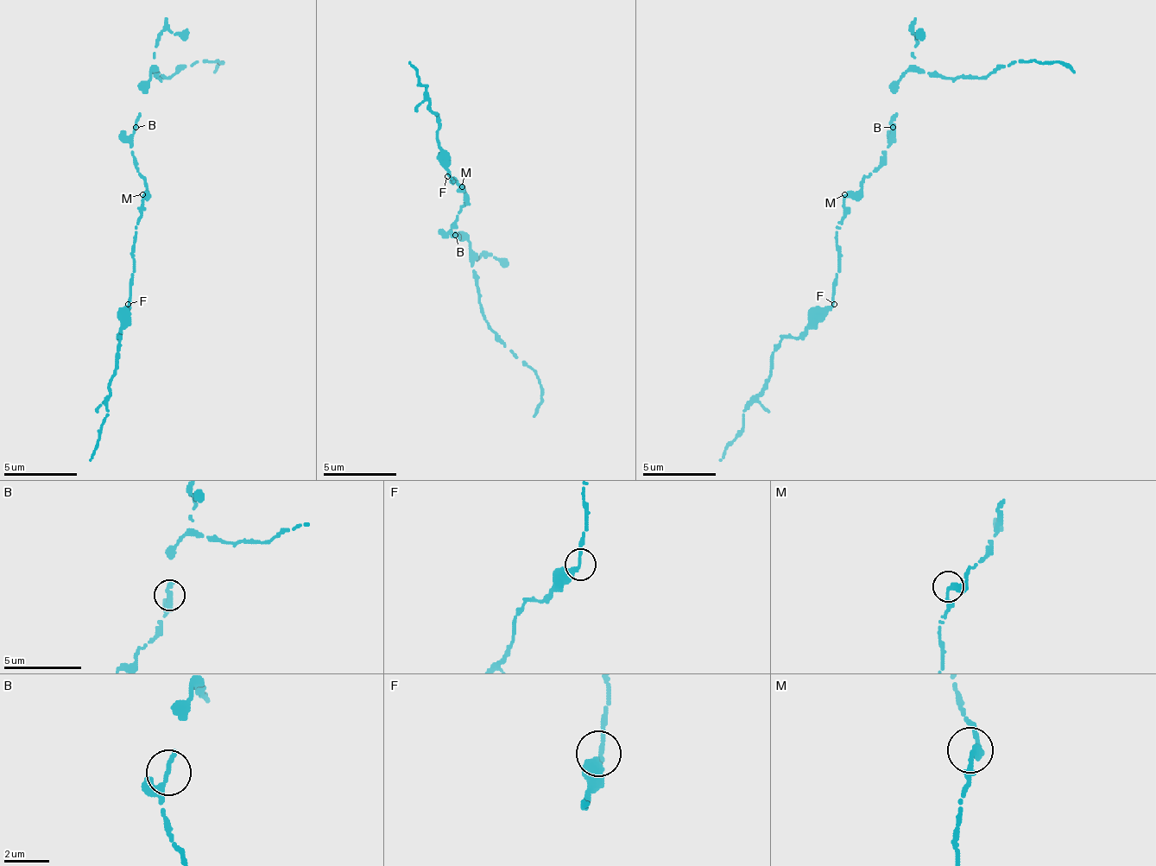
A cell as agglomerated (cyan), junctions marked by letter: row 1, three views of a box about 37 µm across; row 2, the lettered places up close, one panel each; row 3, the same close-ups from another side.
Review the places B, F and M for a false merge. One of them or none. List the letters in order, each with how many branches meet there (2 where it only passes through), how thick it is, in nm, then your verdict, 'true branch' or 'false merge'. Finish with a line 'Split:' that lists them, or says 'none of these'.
B: branches 2; calibre 260 nm; true branch
F: branches 2; calibre 260 nm; true branch
M: branches 2; calibre 280 nm; true branch
Split: none of these

